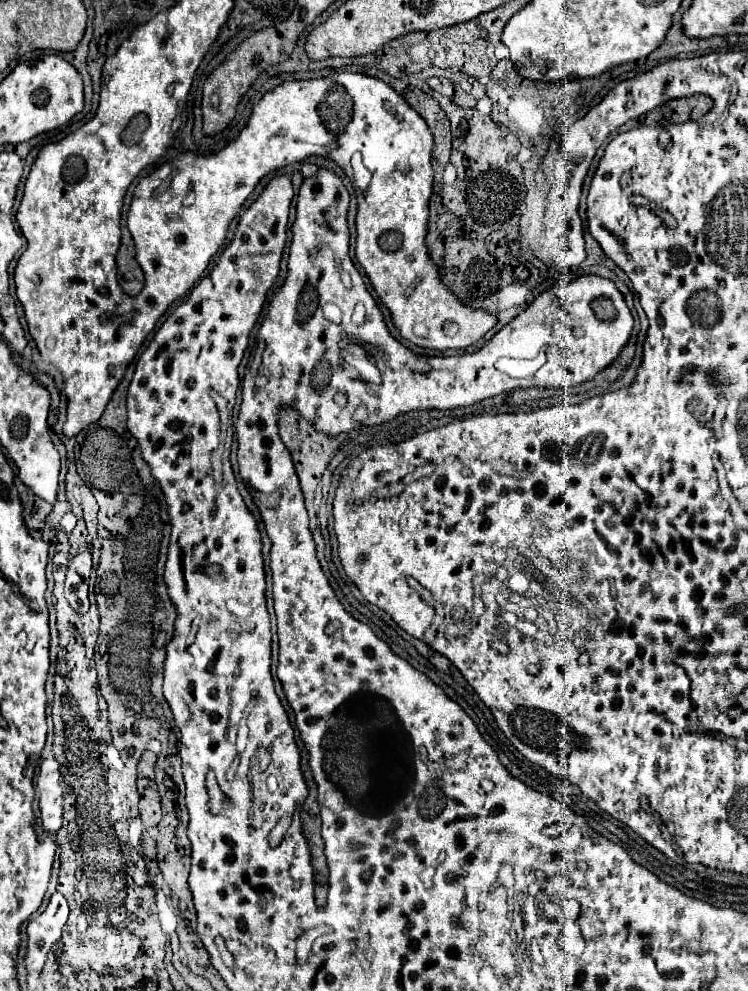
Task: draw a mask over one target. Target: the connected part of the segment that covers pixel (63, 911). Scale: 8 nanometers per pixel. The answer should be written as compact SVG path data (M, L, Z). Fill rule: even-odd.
M54 893L48 901L48 907L42 915L30 921L28 925L28 951L26 951L26 971L40 973L46 961L46 955L54 943L60 941L62 927L68 919L68 903L62 893Z

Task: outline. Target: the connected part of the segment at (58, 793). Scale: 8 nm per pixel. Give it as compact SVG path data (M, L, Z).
M48 755L40 765L38 775L38 789L40 789L40 811L42 811L42 825L46 831L54 833L62 825L62 803L64 803L64 789L60 785L60 763Z

